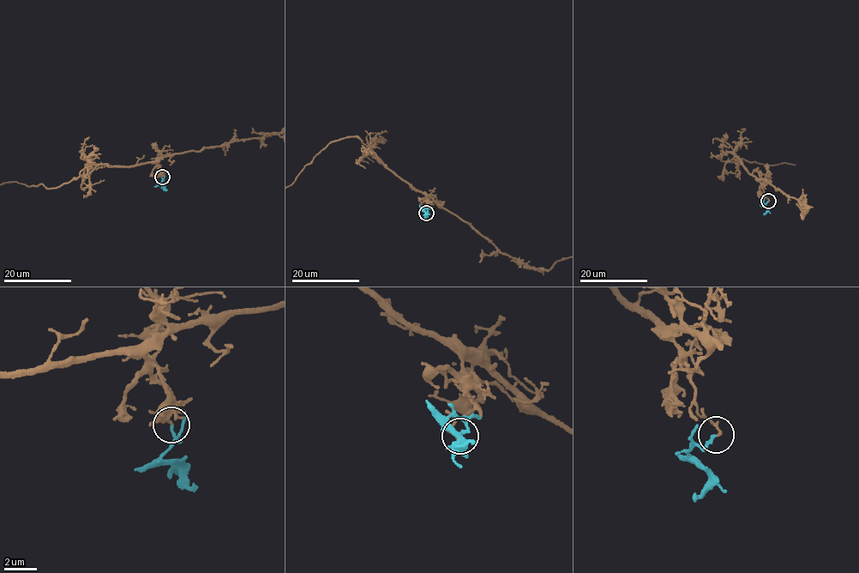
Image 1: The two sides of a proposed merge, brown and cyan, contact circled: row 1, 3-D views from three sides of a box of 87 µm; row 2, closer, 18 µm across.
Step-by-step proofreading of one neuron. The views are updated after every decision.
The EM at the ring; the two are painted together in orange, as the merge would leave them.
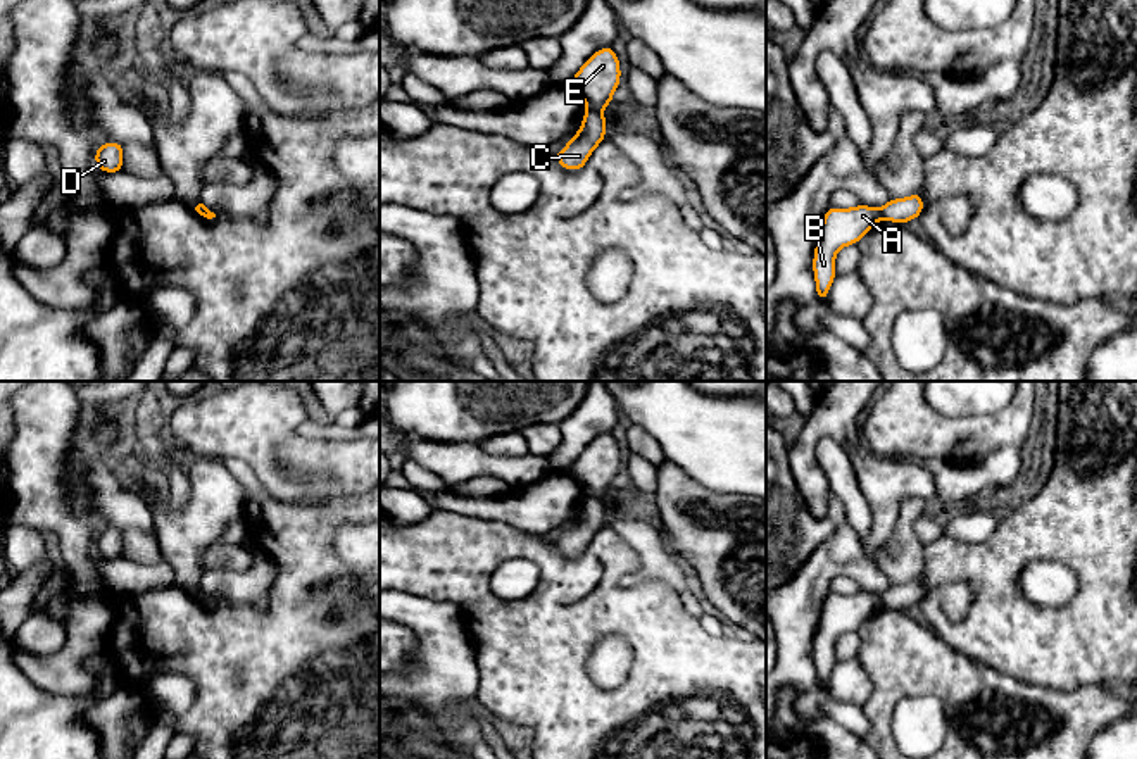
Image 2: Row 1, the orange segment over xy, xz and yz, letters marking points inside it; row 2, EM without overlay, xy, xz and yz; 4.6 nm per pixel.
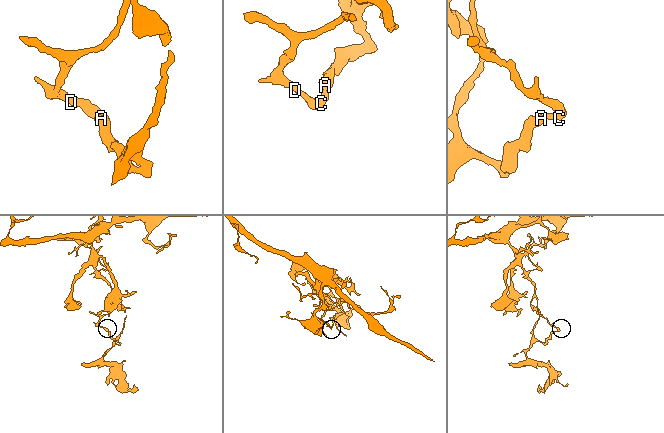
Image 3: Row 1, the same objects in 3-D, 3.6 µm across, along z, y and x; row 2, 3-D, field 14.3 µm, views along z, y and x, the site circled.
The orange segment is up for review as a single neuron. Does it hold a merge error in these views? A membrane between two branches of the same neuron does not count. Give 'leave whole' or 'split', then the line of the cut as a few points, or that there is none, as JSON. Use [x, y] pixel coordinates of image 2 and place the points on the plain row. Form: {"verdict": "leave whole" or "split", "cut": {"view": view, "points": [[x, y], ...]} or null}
{"verdict": "split", "cut": {"view": "xz", "points": [[589, 492], [599, 497]]}}

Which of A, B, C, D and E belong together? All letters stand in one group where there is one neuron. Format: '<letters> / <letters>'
A B E / C D

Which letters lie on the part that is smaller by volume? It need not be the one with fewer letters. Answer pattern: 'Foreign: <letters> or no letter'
Foreign: A, B, E

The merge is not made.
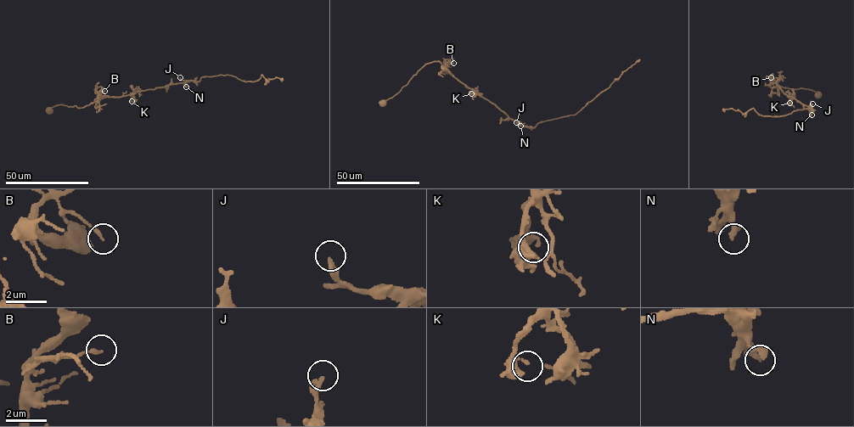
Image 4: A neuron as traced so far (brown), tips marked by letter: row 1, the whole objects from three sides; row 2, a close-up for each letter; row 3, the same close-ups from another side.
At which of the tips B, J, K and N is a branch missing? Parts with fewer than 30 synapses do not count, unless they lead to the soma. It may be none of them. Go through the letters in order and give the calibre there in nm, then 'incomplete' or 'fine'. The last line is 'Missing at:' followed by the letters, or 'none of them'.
B: 150 nm | fine
J: 240 nm | fine
K: 180 nm | fine
N: 280 nm | fine
Missing at: none of them

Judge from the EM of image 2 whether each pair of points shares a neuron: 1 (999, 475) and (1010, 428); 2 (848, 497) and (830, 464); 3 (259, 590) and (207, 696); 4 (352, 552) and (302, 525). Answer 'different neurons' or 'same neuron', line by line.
1: different neurons
2: same neuron
3: different neurons
4: different neurons

